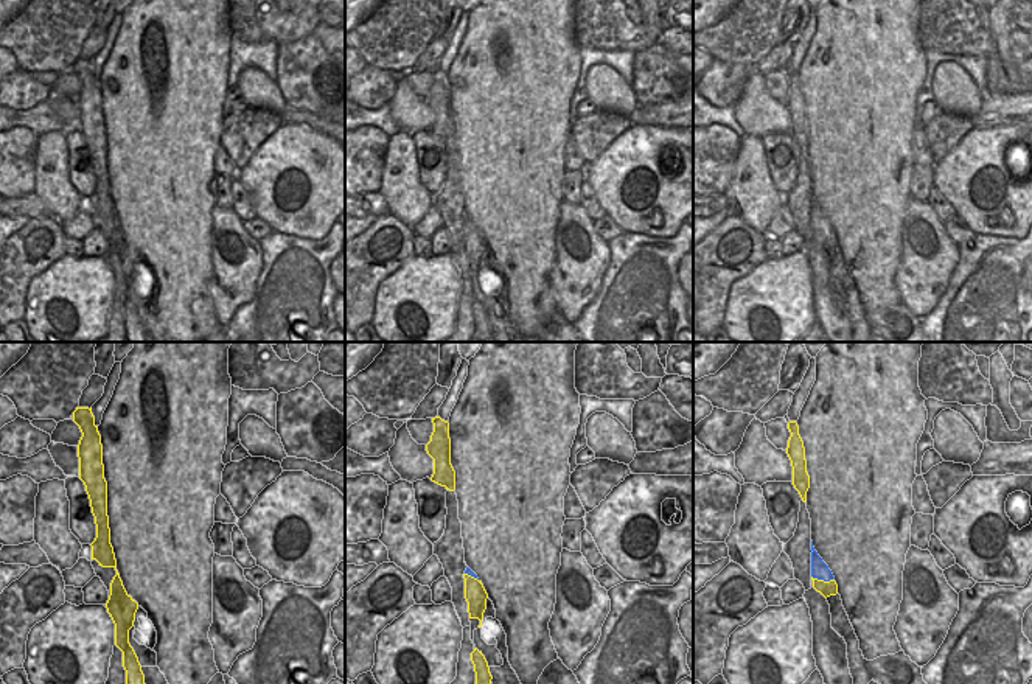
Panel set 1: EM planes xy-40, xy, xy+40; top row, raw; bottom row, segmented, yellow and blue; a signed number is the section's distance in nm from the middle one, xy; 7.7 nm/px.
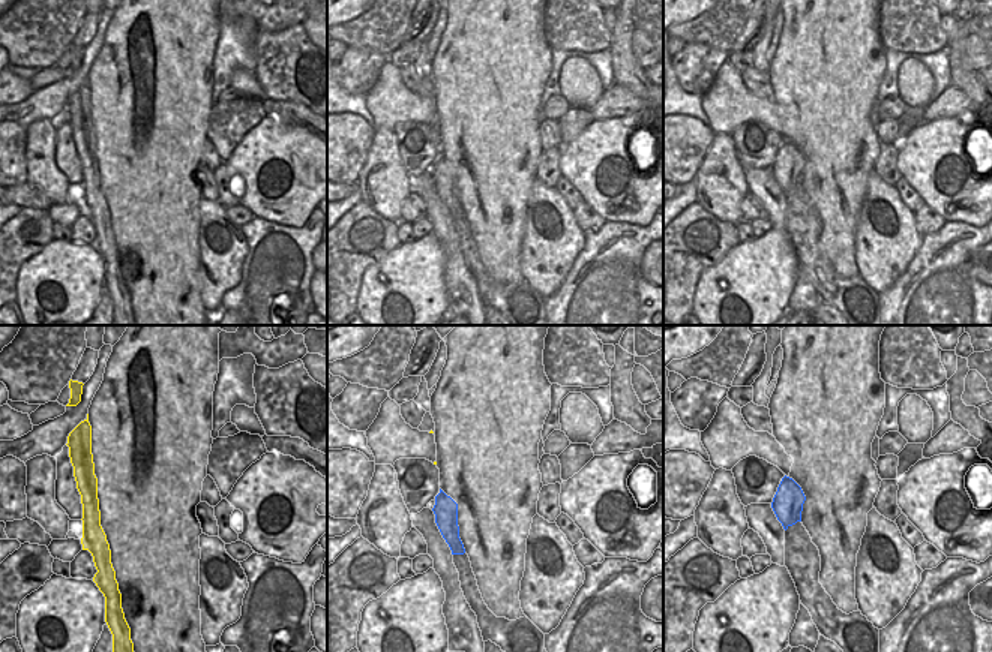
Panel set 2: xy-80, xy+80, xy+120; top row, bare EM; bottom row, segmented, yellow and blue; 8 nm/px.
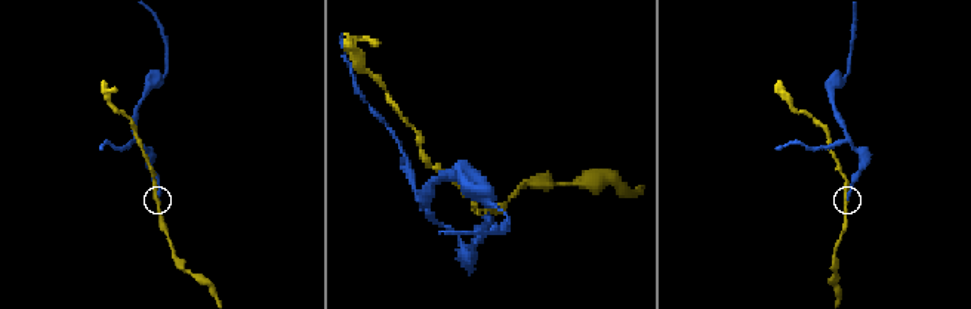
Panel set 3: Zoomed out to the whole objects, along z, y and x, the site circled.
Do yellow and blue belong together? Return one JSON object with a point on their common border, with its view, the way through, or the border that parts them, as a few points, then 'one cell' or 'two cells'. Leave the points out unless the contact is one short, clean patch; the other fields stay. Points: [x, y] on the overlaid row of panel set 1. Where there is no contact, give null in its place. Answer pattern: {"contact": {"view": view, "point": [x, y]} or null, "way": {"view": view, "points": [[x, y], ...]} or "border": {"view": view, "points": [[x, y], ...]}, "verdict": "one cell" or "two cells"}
{"contact": {"view": "xy+40", "point": [822, 580]}, "border": {"view": "xy+40", "points": [[812, 575], [821, 580], [832, 580]]}, "verdict": "two cells"}

